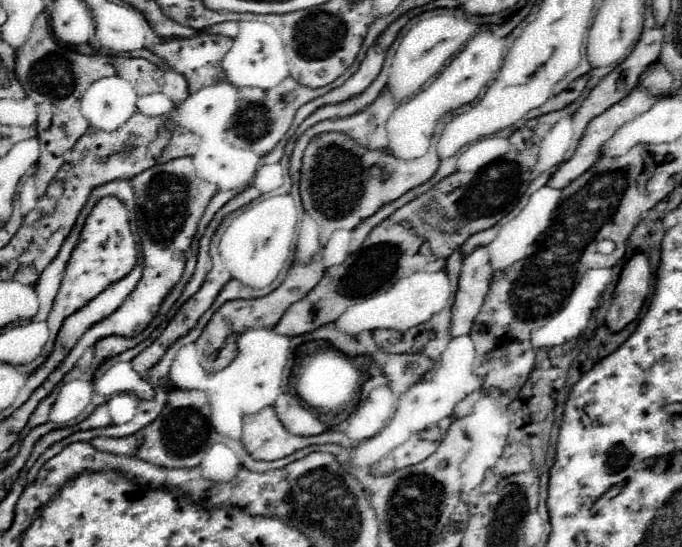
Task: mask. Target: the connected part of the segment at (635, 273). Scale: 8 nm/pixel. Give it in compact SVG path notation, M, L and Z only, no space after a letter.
M636 253L620 273L610 309L606 313L606 327L612 333L622 331L634 321L644 305L650 287L650 265L644 253Z

